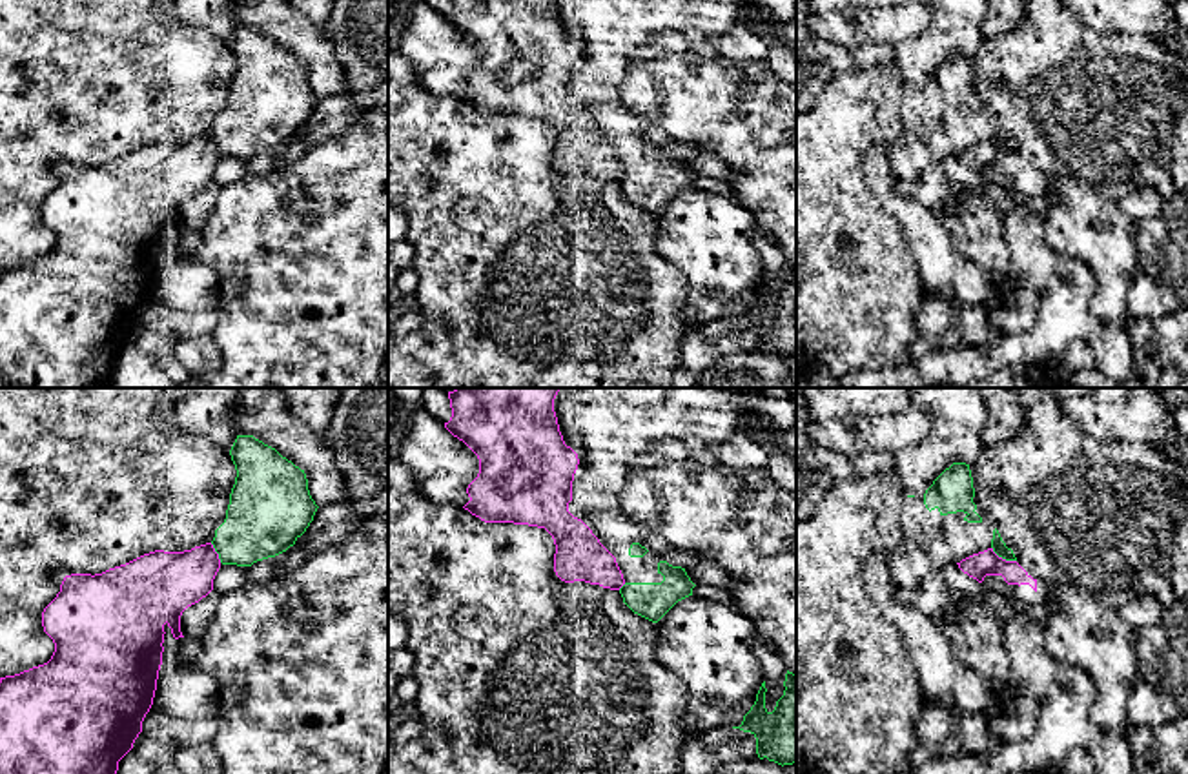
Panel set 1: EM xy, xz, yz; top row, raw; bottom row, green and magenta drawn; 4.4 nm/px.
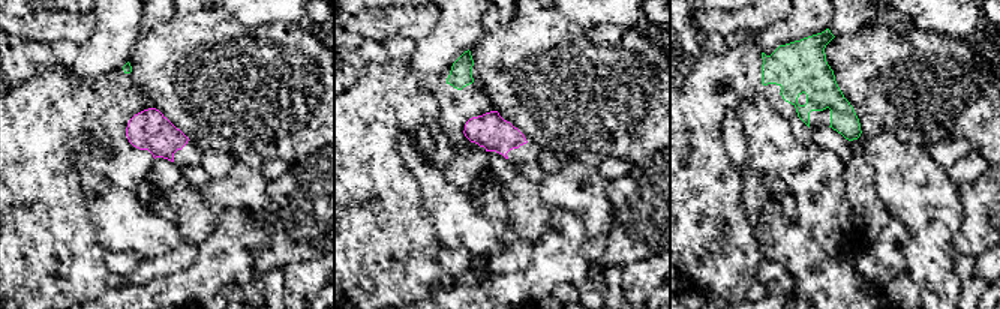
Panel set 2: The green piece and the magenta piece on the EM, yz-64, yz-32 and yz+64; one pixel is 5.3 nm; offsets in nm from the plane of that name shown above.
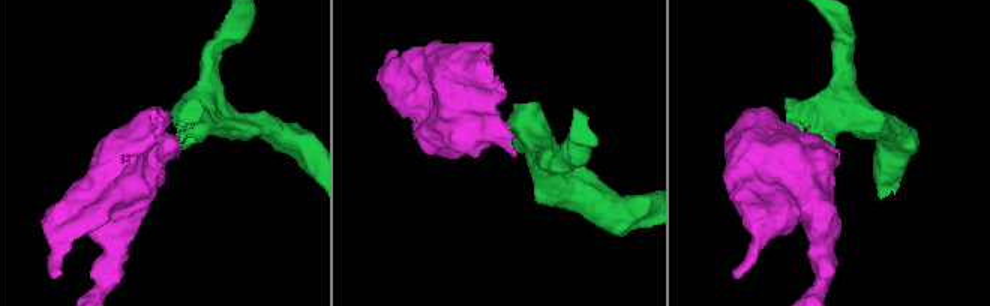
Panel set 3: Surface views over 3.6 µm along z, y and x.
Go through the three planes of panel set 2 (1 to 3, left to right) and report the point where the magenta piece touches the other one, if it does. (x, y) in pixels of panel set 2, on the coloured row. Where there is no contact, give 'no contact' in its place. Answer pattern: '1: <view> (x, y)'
1: no contact
2: no contact
3: no contact

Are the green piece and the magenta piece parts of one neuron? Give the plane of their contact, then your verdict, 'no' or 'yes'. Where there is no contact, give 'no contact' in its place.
yz | no

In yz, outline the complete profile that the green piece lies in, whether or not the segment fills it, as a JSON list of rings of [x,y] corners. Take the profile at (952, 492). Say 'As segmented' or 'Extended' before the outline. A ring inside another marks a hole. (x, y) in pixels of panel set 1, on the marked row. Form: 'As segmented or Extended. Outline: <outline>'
Extended. Outline: [[[953,463],[926,490],[920,546],[938,570],[988,548],[1006,561],[1017,561],[980,508],[966,463]]]

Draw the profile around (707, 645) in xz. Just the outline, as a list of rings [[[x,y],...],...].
[[[689,596],[656,626],[656,657],[687,688],[685,734],[740,727],[763,683],[753,650],[753,619],[723,603]]]

